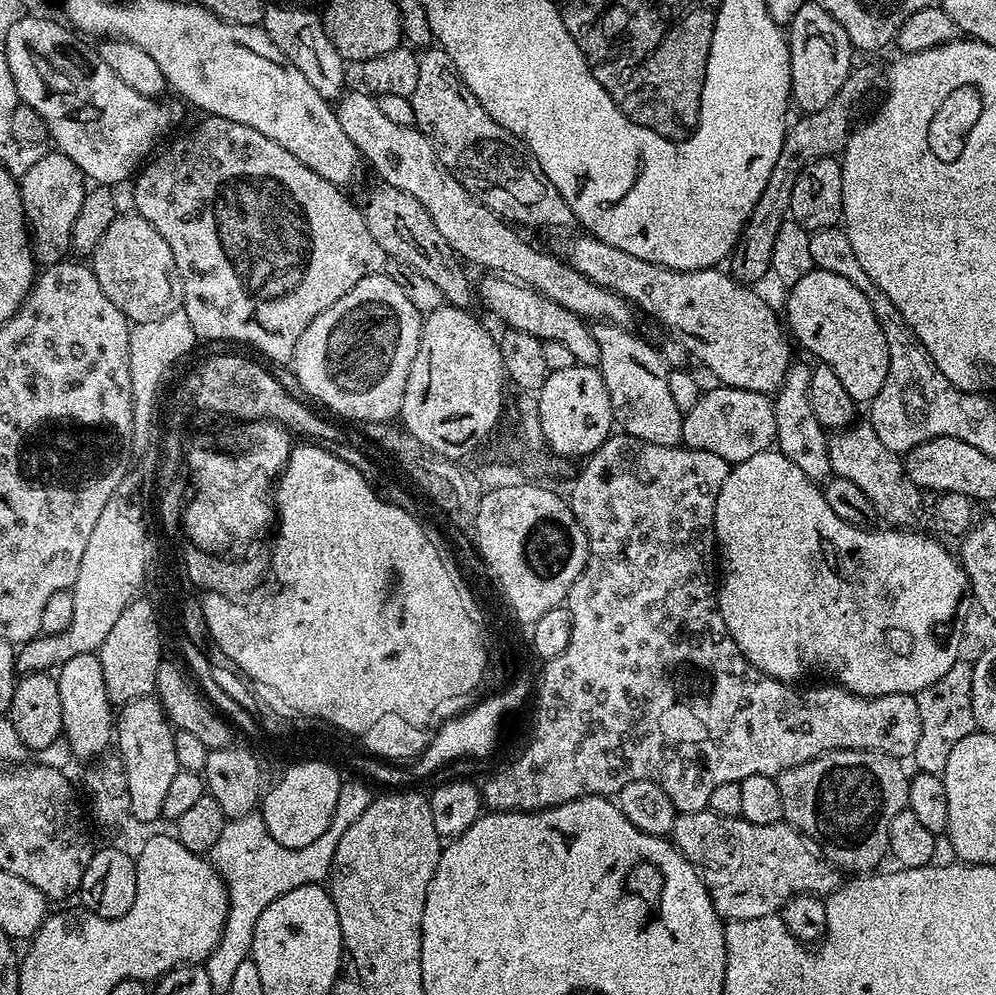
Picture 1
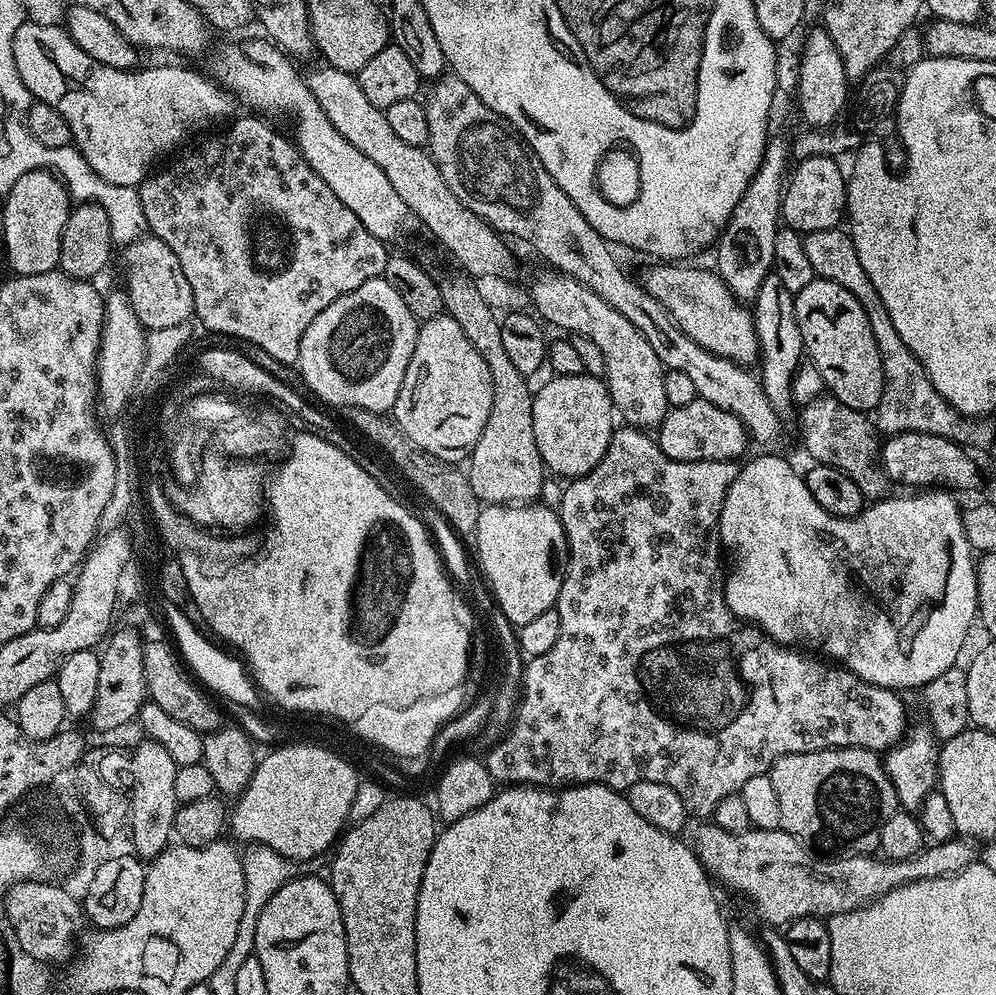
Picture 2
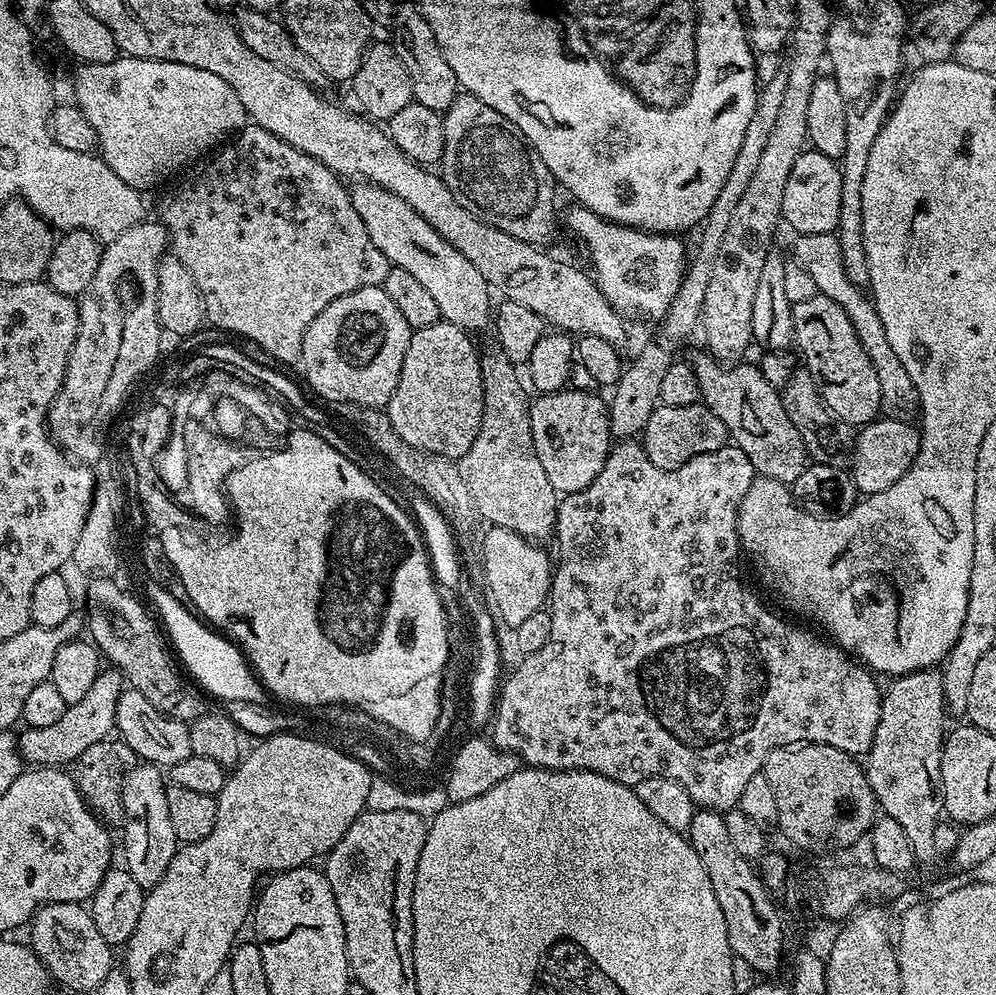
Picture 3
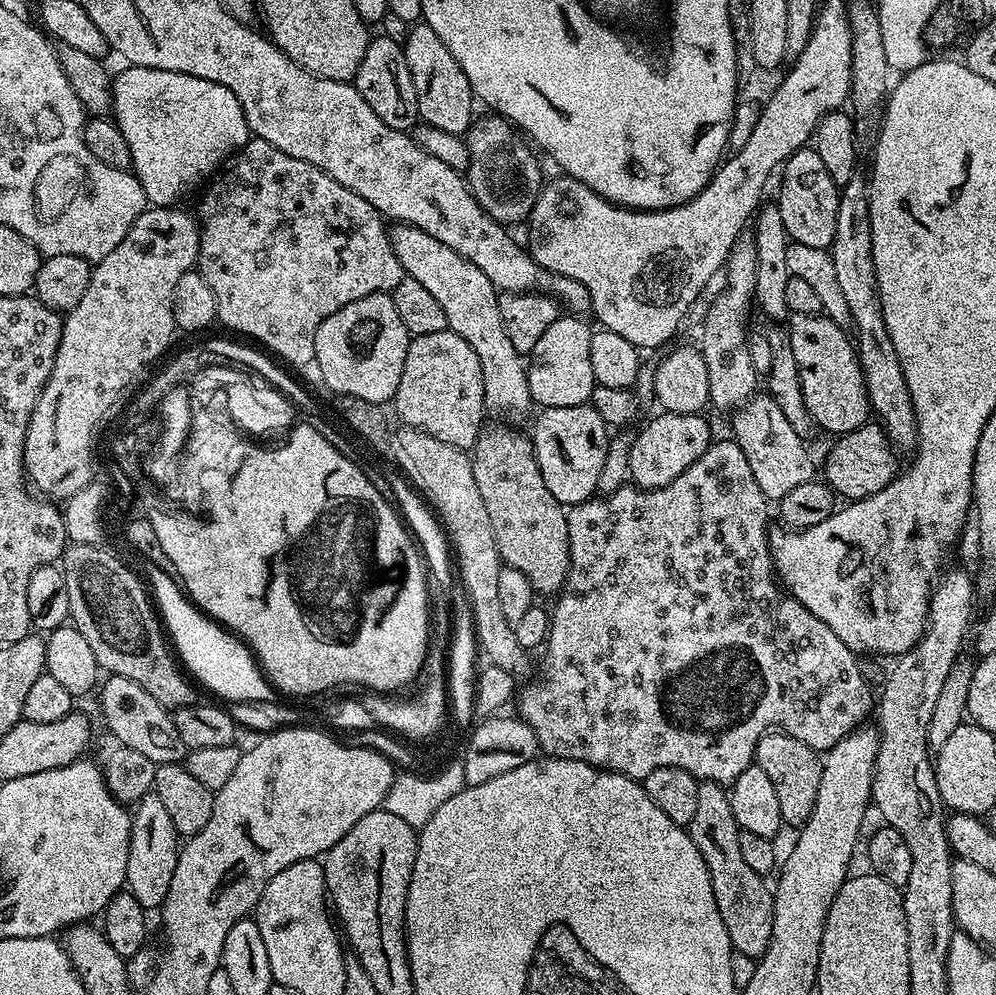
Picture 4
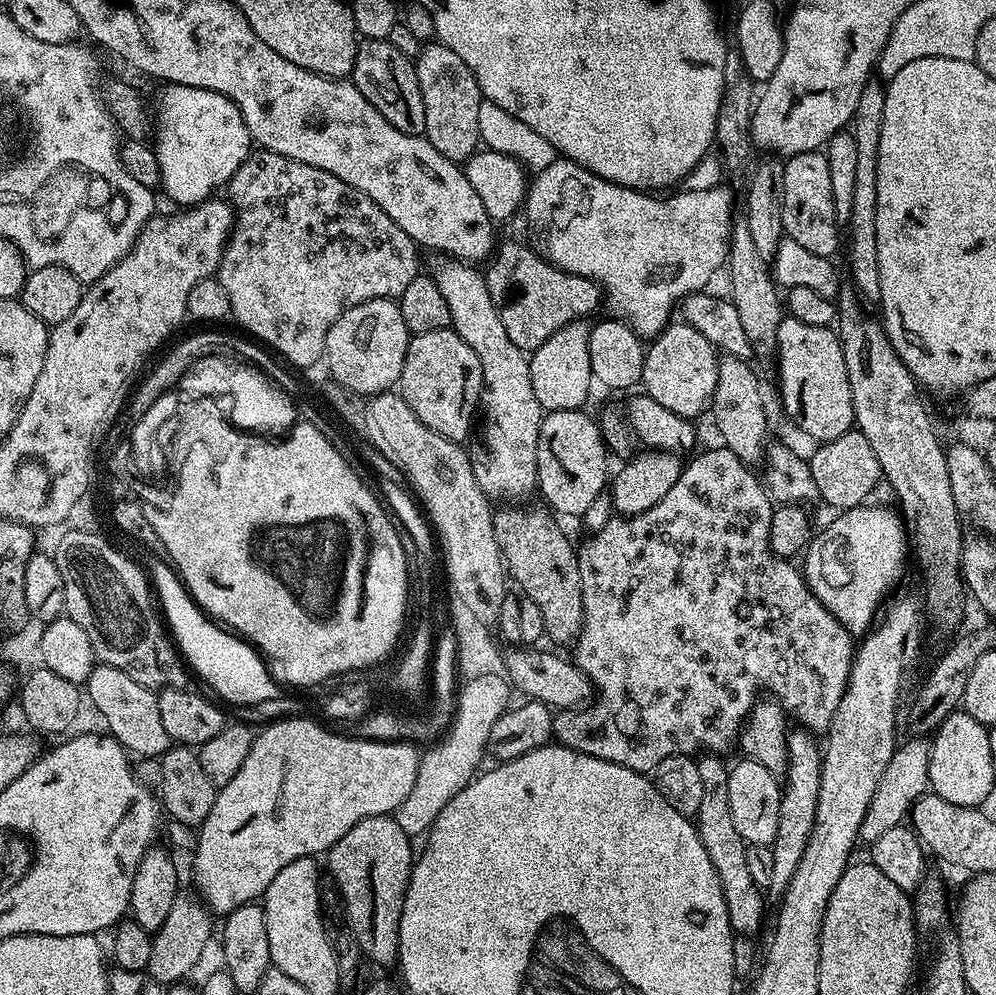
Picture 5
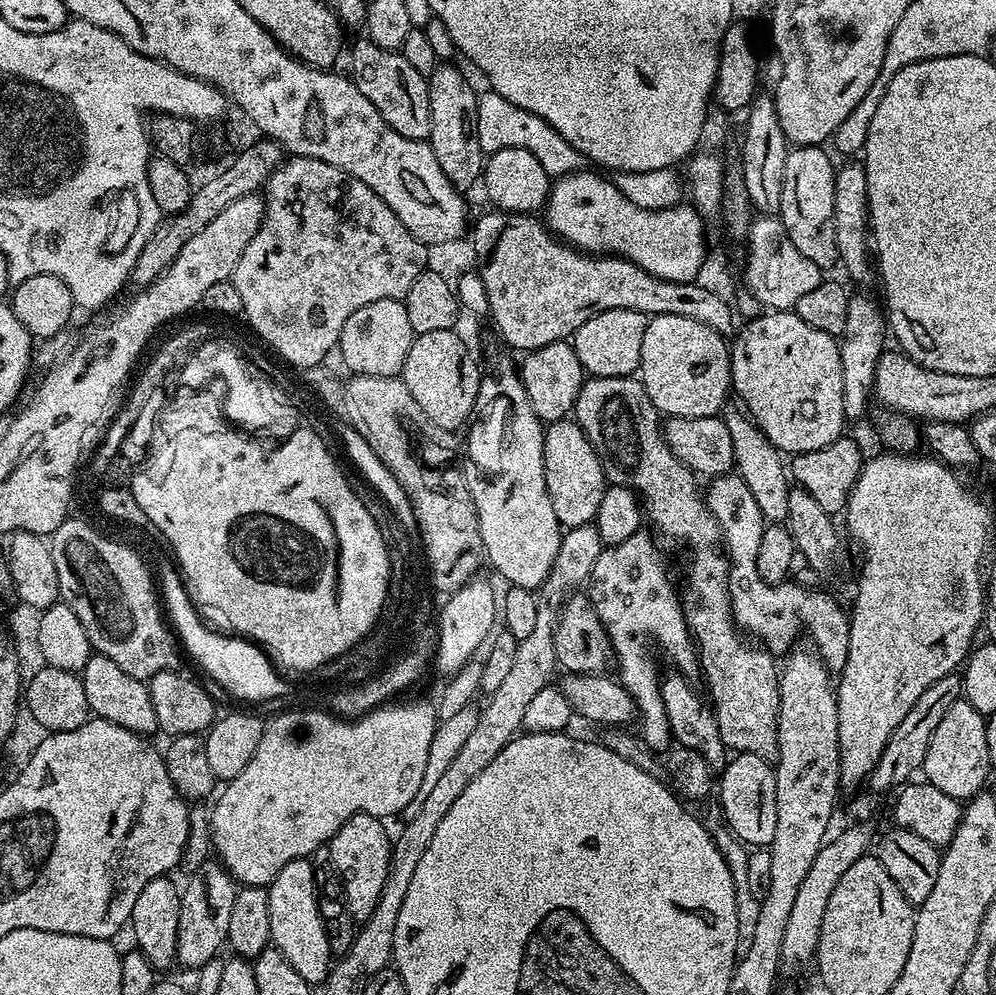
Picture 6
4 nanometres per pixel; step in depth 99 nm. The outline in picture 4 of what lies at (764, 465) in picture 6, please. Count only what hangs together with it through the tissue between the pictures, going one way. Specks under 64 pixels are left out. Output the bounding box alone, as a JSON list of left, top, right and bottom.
[698,234,758,413]

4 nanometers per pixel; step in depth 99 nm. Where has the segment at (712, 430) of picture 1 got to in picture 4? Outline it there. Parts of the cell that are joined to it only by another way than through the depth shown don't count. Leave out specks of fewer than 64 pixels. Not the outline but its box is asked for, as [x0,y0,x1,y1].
[629,411,714,488]

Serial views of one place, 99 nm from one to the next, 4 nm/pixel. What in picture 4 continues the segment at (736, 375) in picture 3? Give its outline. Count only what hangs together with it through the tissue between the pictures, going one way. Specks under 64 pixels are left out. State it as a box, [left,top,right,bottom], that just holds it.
[731,394,814,502]

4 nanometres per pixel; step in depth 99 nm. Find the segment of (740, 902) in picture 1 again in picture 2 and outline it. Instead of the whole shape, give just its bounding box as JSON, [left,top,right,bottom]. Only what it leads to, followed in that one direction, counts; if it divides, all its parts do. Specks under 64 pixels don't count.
[694,823,978,926]

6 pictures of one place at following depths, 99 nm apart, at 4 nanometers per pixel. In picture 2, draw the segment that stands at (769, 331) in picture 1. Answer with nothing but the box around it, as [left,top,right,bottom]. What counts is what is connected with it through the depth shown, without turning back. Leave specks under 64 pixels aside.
[638,262,760,366]

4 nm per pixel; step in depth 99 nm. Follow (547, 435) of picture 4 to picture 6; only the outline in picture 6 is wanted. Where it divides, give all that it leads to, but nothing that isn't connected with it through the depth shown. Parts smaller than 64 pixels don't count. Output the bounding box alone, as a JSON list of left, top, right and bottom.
[544,419,606,529]

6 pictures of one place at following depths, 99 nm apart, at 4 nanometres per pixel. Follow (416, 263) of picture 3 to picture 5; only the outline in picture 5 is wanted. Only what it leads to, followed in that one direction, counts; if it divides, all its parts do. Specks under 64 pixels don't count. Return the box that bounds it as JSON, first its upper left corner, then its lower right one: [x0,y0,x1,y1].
[434,258,545,502]

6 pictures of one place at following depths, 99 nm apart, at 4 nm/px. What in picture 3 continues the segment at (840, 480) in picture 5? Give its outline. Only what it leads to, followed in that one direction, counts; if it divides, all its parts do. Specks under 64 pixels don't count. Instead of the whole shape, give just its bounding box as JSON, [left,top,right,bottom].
[850,418,921,493]

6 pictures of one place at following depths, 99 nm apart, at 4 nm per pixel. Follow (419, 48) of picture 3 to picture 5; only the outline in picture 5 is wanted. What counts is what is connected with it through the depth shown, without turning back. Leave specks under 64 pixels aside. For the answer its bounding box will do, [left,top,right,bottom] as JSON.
[415,42,482,162]

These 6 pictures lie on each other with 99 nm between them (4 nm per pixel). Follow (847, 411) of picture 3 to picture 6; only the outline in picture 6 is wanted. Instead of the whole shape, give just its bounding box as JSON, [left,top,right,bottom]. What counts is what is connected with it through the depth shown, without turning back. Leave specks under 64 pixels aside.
[730,310,846,453]

